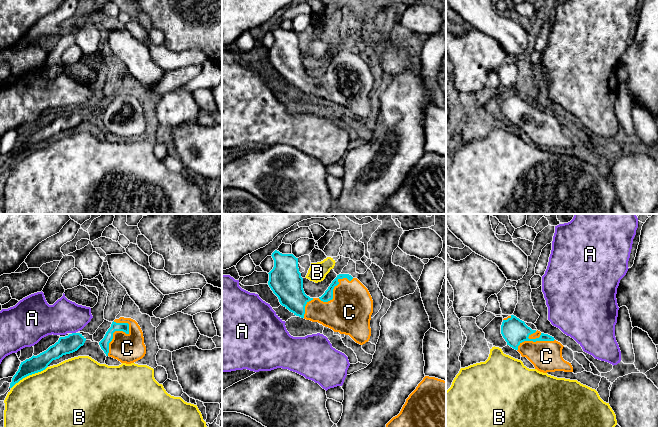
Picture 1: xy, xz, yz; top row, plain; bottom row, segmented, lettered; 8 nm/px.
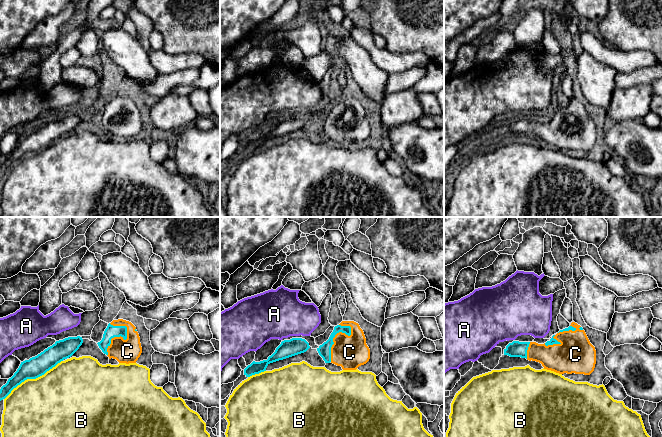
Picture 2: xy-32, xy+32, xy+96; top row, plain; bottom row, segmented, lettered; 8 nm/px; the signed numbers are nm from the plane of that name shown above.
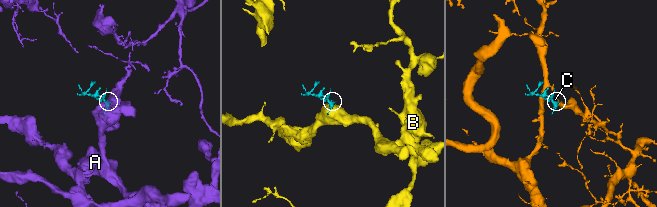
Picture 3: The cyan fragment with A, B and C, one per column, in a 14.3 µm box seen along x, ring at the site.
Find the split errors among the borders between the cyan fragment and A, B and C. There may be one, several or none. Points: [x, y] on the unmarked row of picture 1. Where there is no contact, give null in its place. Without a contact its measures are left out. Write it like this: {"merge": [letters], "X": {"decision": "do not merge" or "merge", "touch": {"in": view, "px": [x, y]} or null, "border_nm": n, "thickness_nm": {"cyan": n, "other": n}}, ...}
{"merge": ["C"], "A": {"decision": "do not merge", "touch": {"in": "xy", "px": [74, 109]}, "border_nm": 30, "thickness_nm": {"cyan": 140, "other": 280}}, "B": {"decision": "do not merge", "touch": {"in": "xy", "px": [29, 150]}, "border_nm": 340, "thickness_nm": {"cyan": 140, "other": 480}}, "C": {"decision": "merge", "touch": {"in": "yz", "px": [534, 117]}, "border_nm": 320, "thickness_nm": {"cyan": 200, "other": 260}}}

